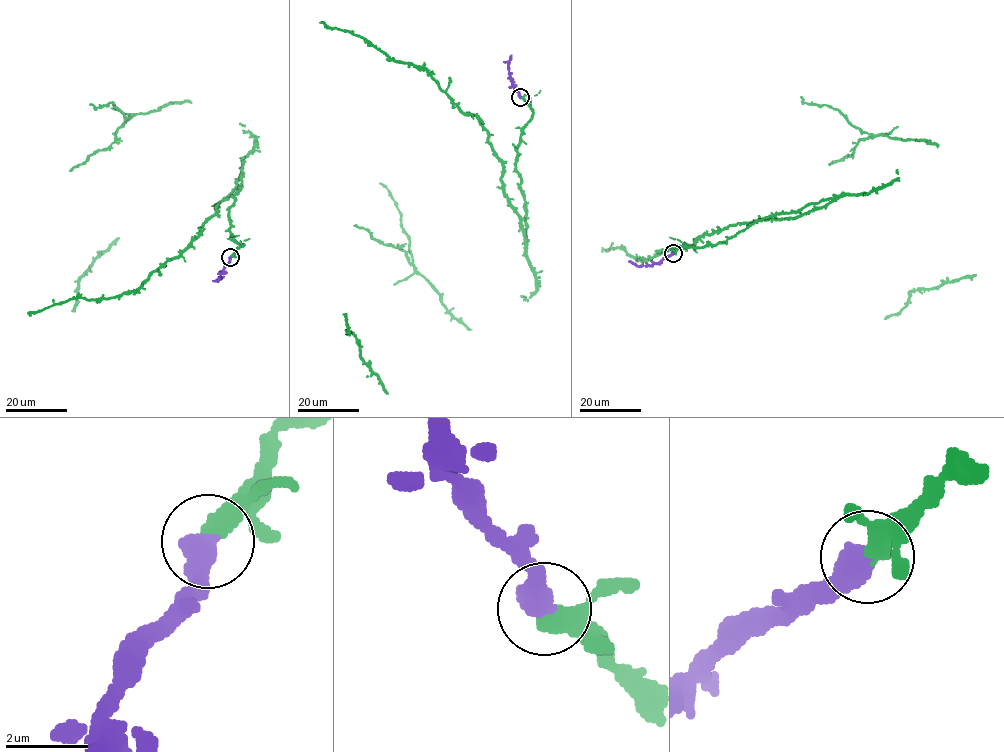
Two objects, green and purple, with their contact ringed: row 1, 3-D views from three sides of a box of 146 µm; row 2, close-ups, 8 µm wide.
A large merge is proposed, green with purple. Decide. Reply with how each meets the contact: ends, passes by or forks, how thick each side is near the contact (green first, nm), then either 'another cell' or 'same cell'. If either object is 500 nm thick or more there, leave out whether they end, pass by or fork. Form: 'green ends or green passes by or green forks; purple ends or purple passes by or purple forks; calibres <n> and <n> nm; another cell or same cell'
calibres 460 and 550 nm; same cell

